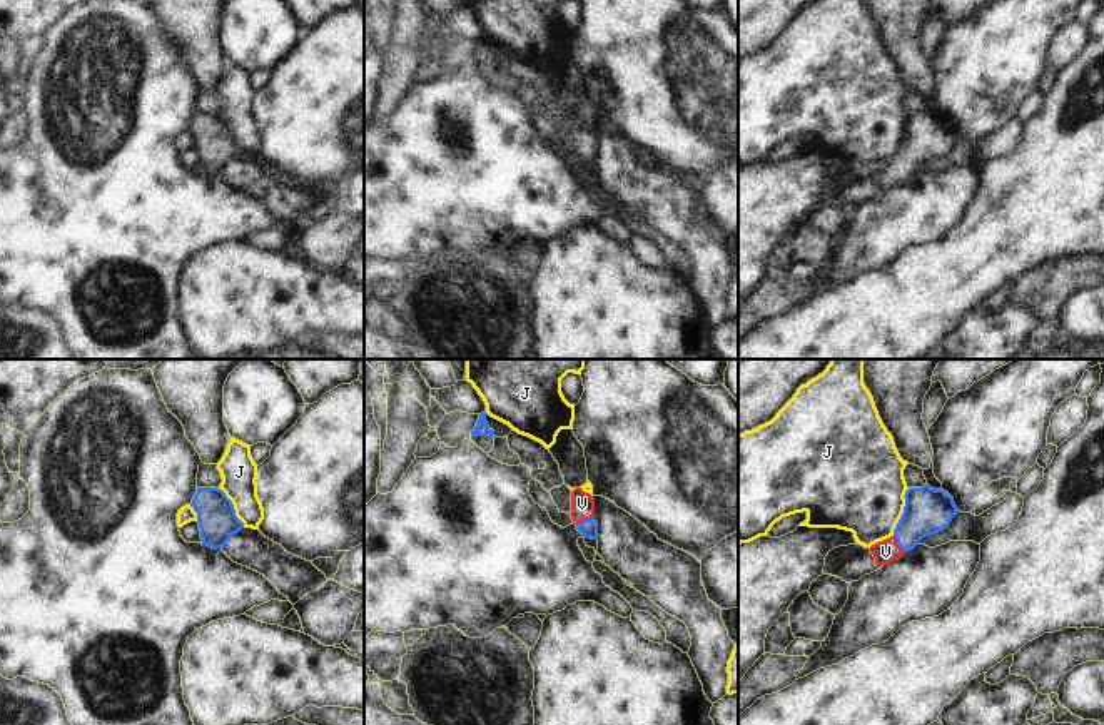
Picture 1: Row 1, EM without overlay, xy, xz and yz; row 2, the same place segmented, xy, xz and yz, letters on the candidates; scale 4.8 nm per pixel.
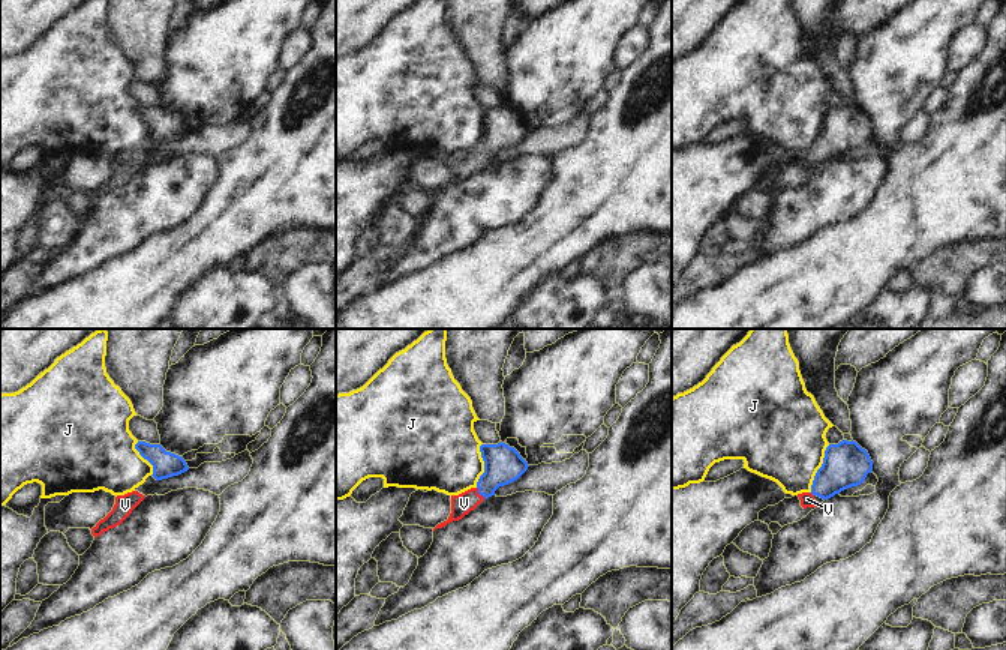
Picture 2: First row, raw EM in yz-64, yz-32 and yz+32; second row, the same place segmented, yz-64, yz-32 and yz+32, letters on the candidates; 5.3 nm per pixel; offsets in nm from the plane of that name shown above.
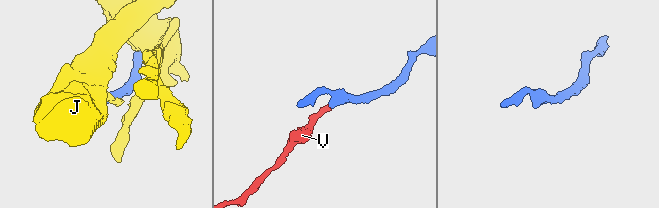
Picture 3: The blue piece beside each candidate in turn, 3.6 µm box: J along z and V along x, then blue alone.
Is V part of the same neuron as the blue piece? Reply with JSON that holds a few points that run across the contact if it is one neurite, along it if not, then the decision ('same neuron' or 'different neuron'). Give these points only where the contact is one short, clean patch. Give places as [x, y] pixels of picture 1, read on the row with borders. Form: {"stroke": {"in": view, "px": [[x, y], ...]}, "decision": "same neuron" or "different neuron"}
{"stroke": {"in": "xz", "px": [[588, 528], [585, 520], [582, 503]]}, "decision": "same neuron"}

